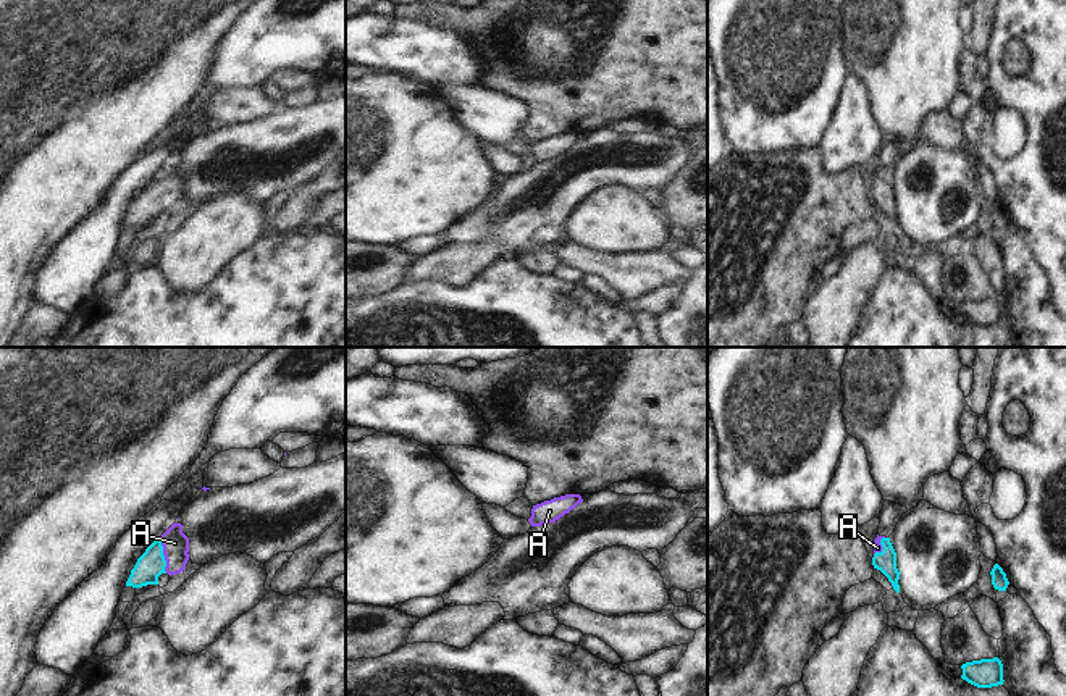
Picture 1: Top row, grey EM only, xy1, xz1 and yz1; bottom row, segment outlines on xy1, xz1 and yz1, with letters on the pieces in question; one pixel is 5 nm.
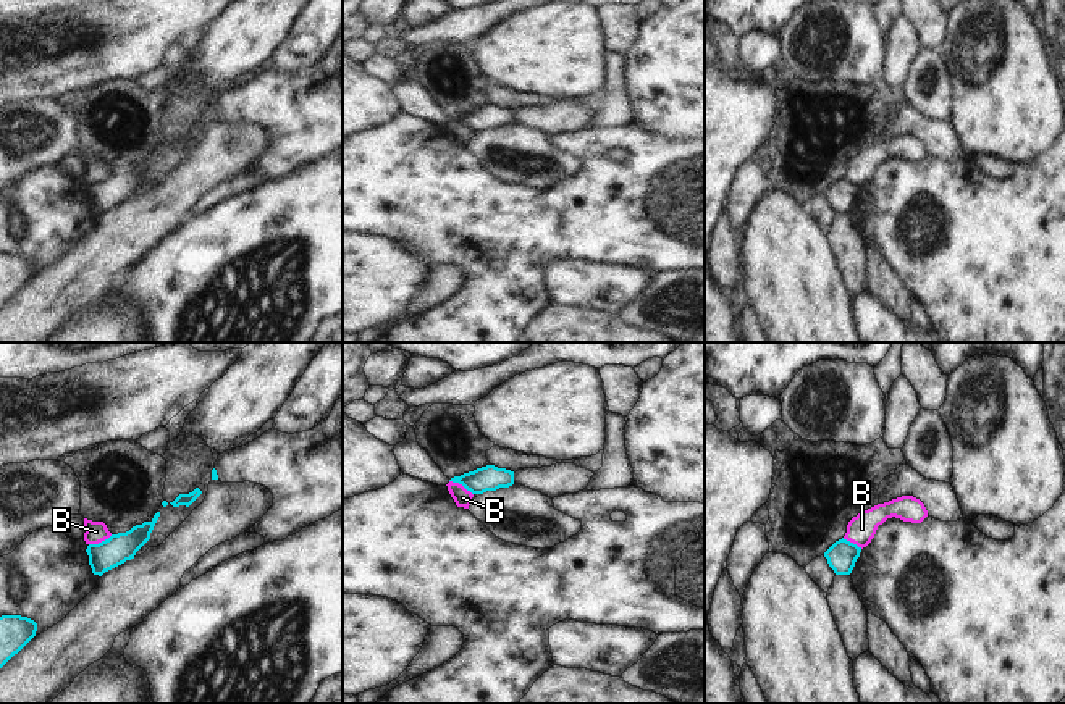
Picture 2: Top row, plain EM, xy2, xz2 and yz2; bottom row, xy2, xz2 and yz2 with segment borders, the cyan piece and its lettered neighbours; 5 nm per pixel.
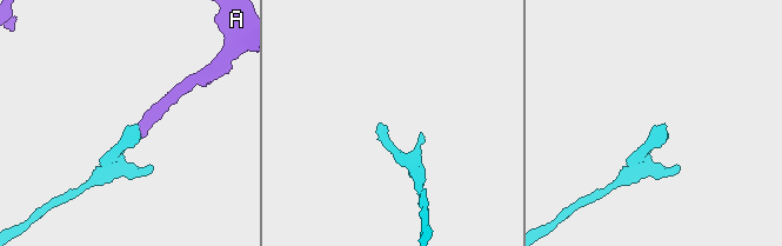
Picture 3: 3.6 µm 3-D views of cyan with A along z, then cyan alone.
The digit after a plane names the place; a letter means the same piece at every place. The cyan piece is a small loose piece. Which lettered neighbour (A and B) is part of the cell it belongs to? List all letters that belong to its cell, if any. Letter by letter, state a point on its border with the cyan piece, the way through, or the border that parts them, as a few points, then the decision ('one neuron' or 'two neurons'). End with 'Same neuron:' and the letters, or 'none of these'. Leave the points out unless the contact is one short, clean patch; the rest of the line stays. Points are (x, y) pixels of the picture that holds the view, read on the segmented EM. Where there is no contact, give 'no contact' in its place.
A: xy1 (162, 554) | across xy1 (147, 569), (162, 554), (175, 543) | one neuron
B: xz2 (461, 483) | along xz2 (450, 480), (463, 485), (472, 494) | two neurons
Same neuron: A

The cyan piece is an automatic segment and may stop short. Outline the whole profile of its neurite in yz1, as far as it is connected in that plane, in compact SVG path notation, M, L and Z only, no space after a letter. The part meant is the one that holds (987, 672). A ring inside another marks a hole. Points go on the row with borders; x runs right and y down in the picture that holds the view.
M998 657L966 662L961 669L961 678L977 688L992 688L1005 681L1003 664Z

